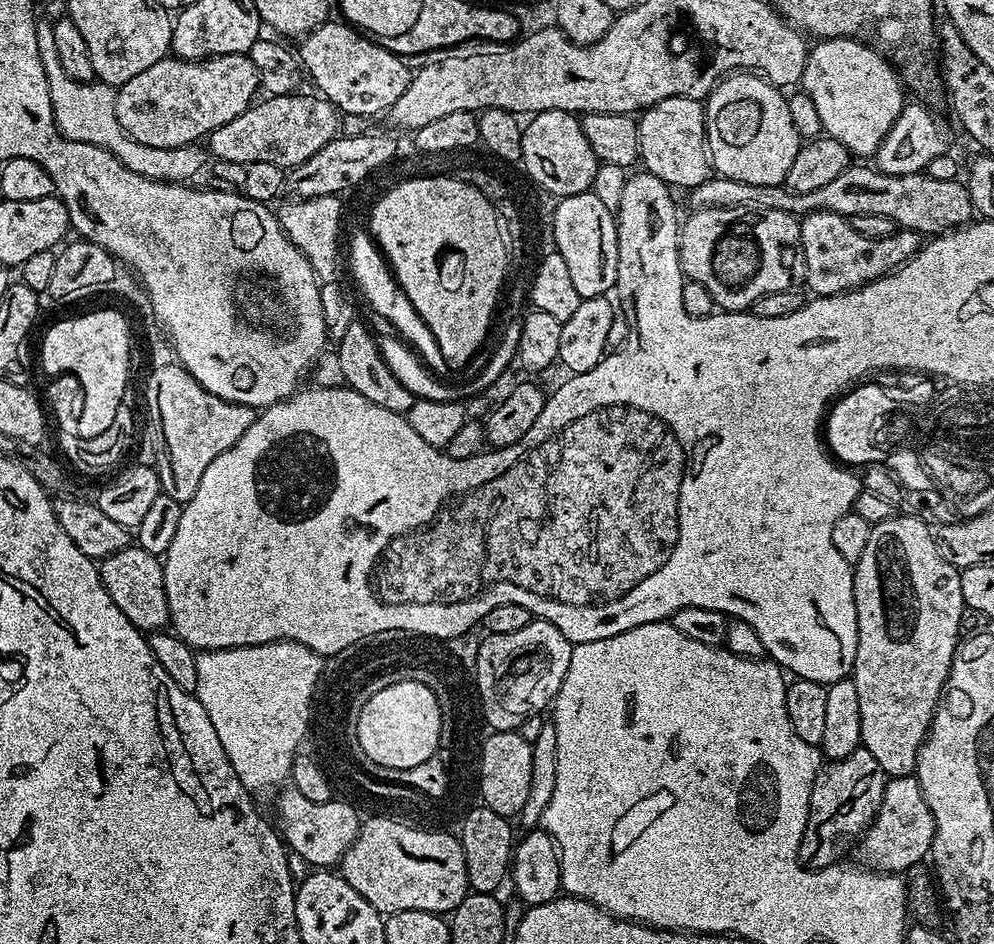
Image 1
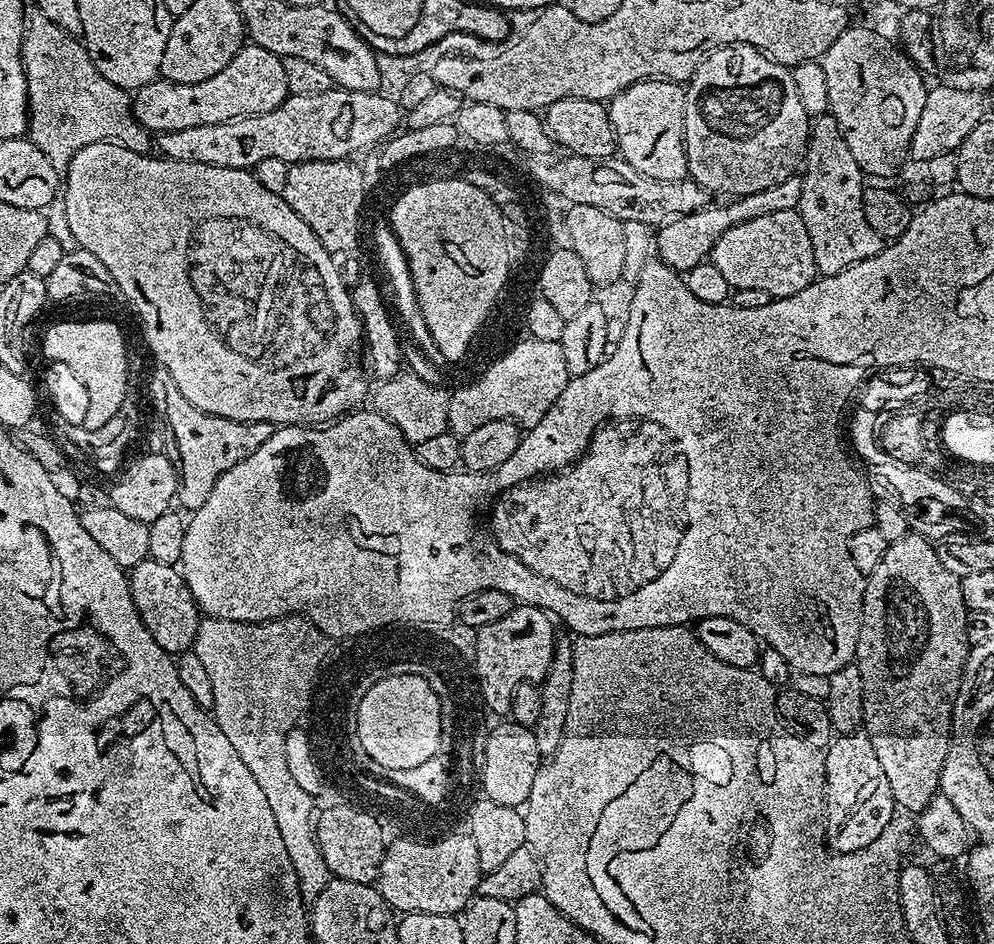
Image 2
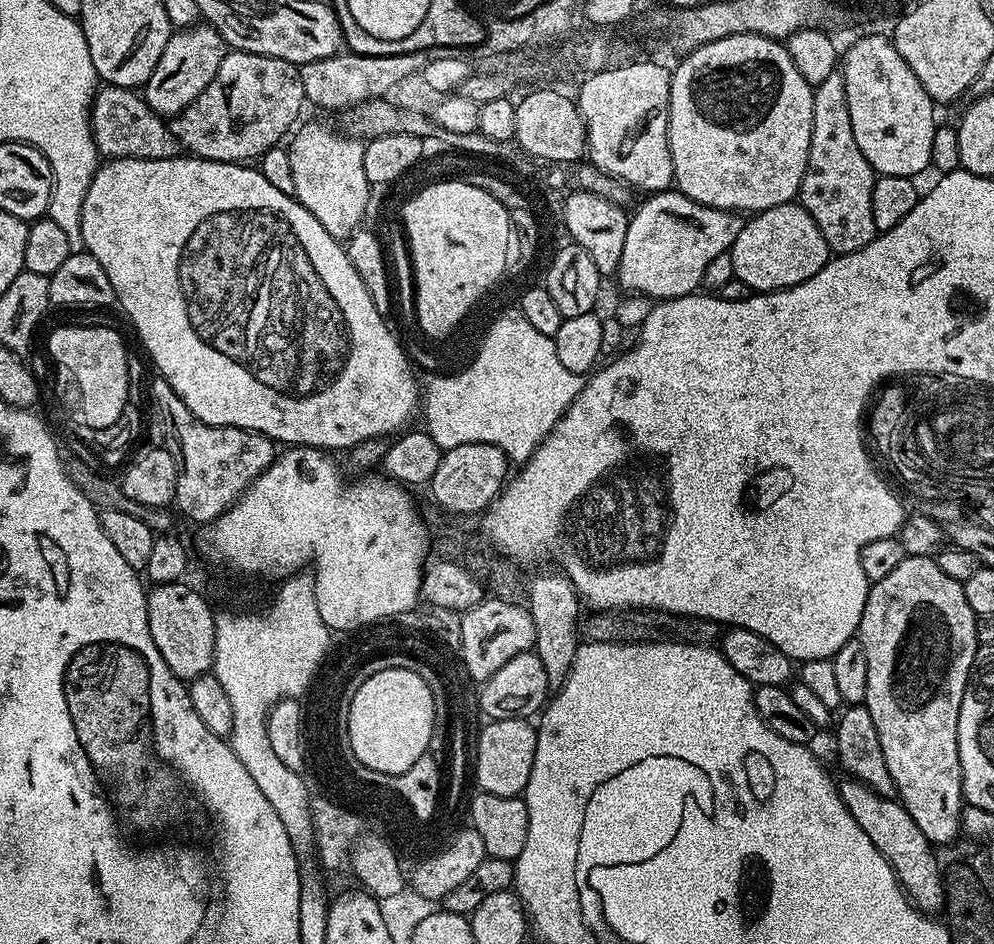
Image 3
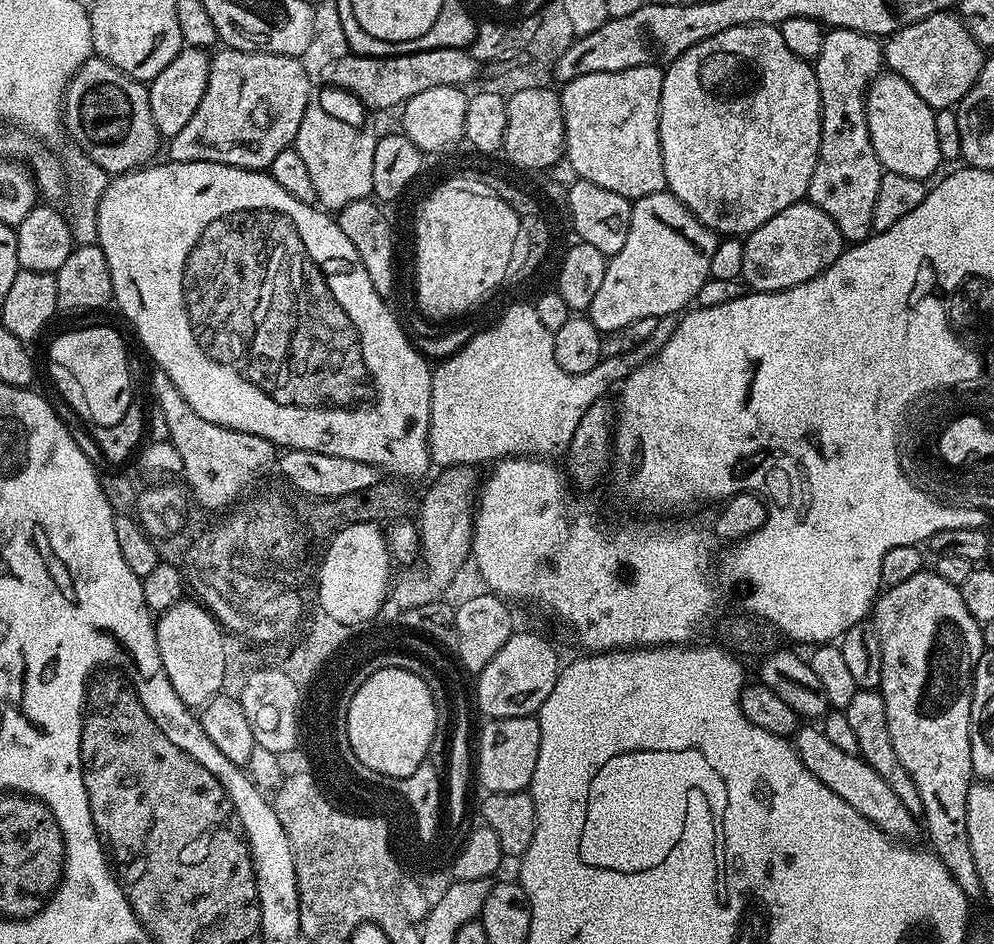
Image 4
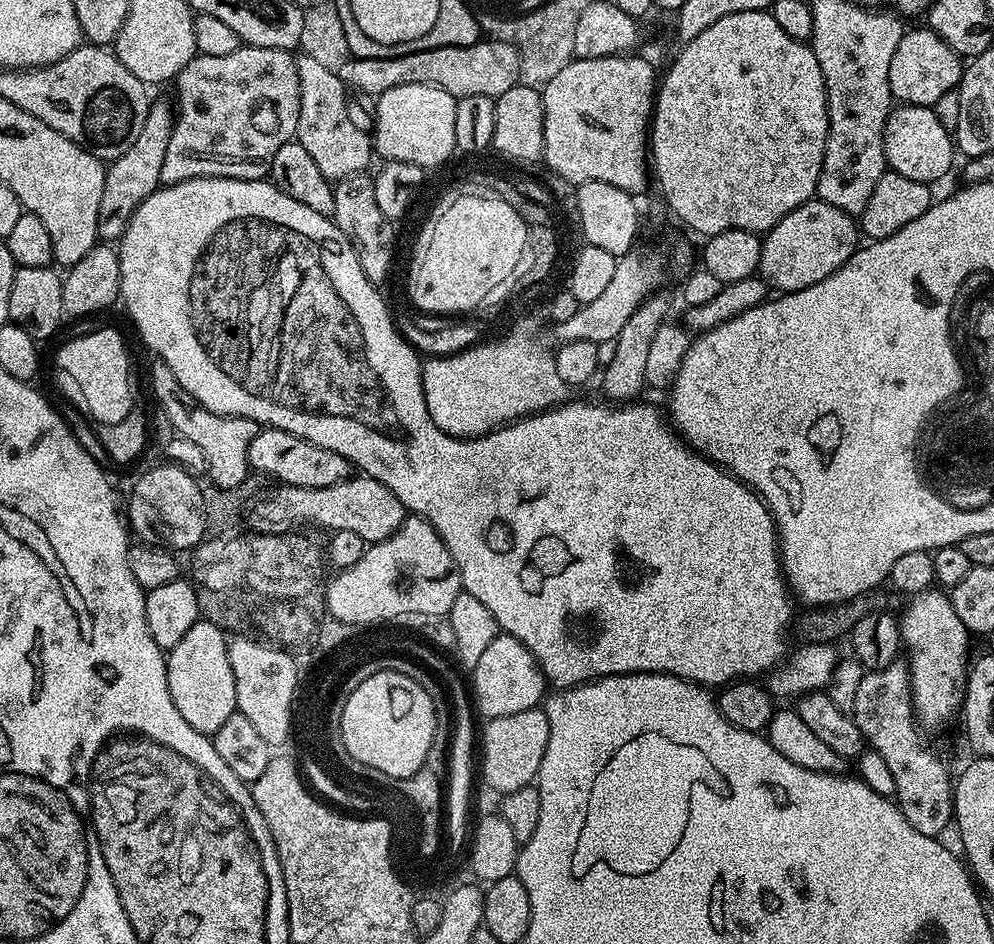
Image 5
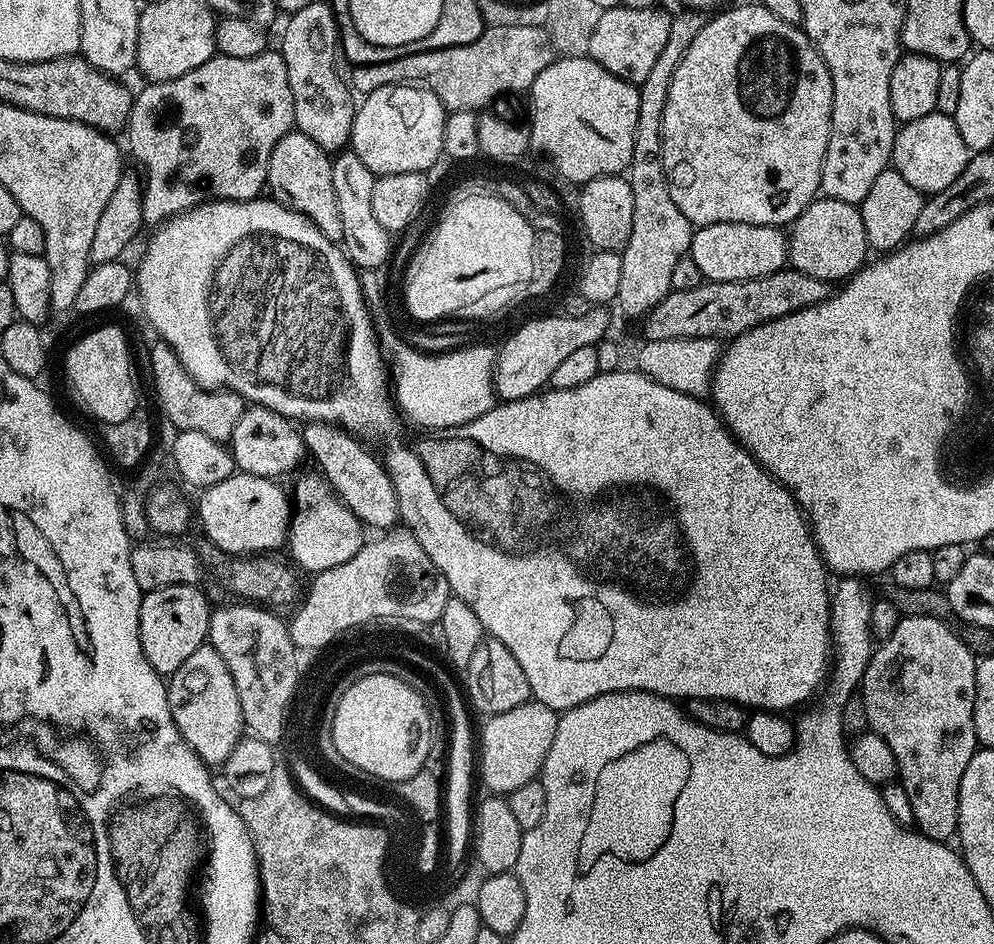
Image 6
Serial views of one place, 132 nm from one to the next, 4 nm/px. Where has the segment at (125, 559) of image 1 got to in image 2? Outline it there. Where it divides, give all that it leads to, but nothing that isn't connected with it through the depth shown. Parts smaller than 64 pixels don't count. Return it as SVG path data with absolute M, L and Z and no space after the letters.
M146 559L137 568L131 569L128 585L134 606L139 610L142 622L146 630L150 630L154 642L158 642L158 646L170 654L189 651L198 634L202 613L180 575L179 567Z

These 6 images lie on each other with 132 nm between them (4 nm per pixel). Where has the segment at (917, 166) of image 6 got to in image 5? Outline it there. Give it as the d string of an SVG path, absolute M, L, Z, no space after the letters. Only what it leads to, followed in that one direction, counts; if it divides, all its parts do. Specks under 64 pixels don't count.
M900 104L888 113L884 127L884 158L891 171L914 178L914 182L931 185L932 180L942 179L951 170L952 152L954 156L953 133L947 132L942 122L938 122L932 108Z

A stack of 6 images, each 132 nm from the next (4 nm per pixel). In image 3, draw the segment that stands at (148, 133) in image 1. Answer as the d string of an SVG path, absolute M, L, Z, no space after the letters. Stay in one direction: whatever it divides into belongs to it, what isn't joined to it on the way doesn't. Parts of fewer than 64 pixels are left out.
M232 50L222 58L210 86L186 110L171 117L167 126L185 153L227 164L252 162L293 131L303 108L306 101L297 65L282 58Z

